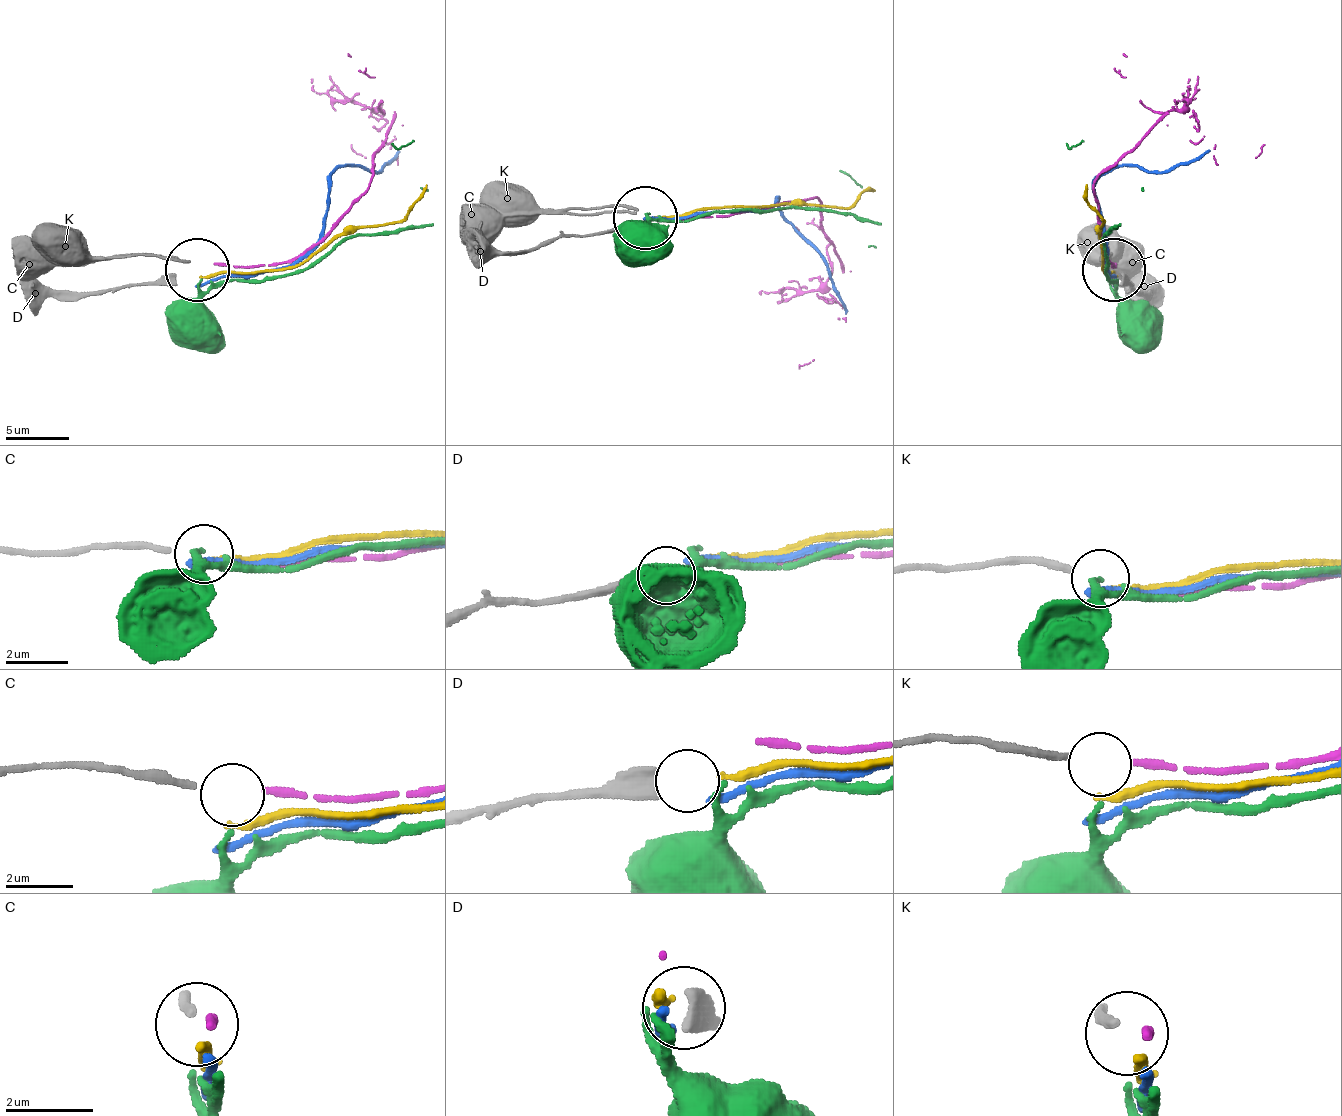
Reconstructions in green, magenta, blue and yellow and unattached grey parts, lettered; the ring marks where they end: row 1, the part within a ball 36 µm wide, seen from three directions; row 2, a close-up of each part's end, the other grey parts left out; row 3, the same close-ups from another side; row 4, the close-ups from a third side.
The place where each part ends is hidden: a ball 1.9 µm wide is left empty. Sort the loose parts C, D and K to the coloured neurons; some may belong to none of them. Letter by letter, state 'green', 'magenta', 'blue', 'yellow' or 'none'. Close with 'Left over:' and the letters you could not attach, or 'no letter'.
C: none
D: blue
K: none
Left over: C, K

